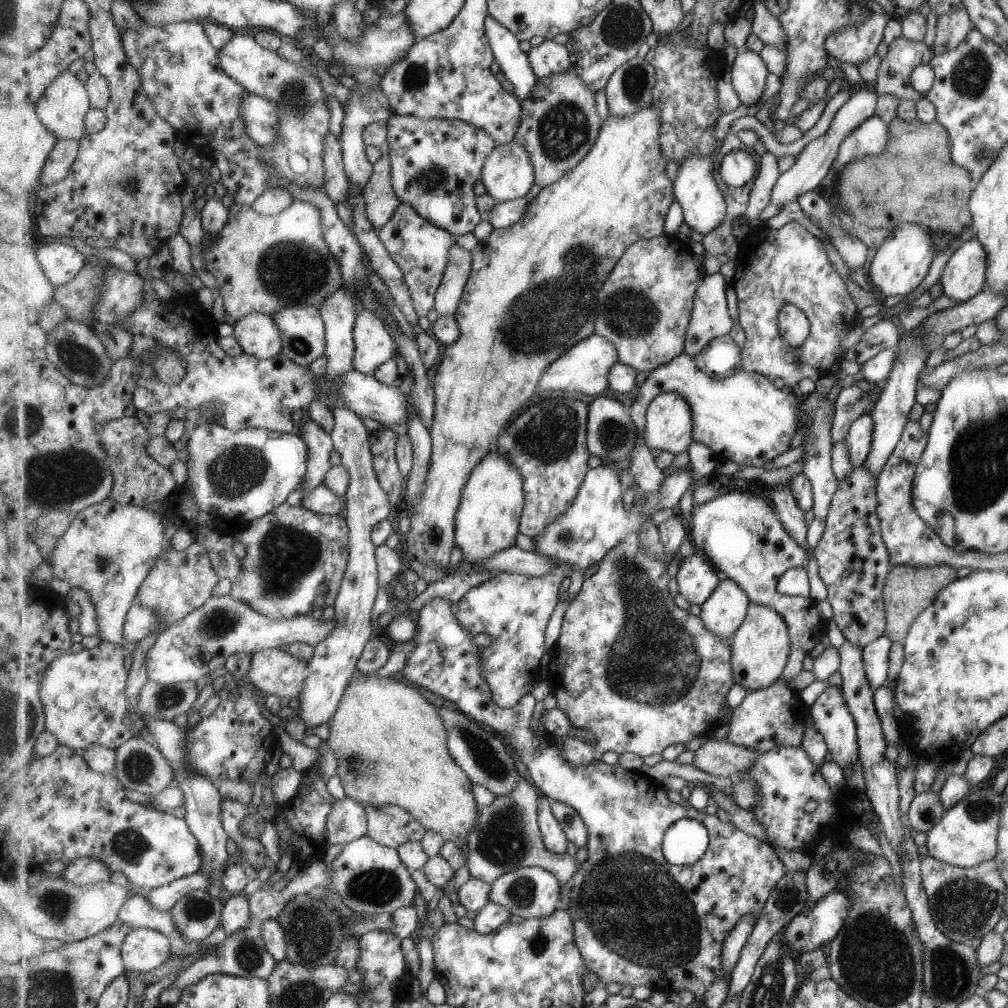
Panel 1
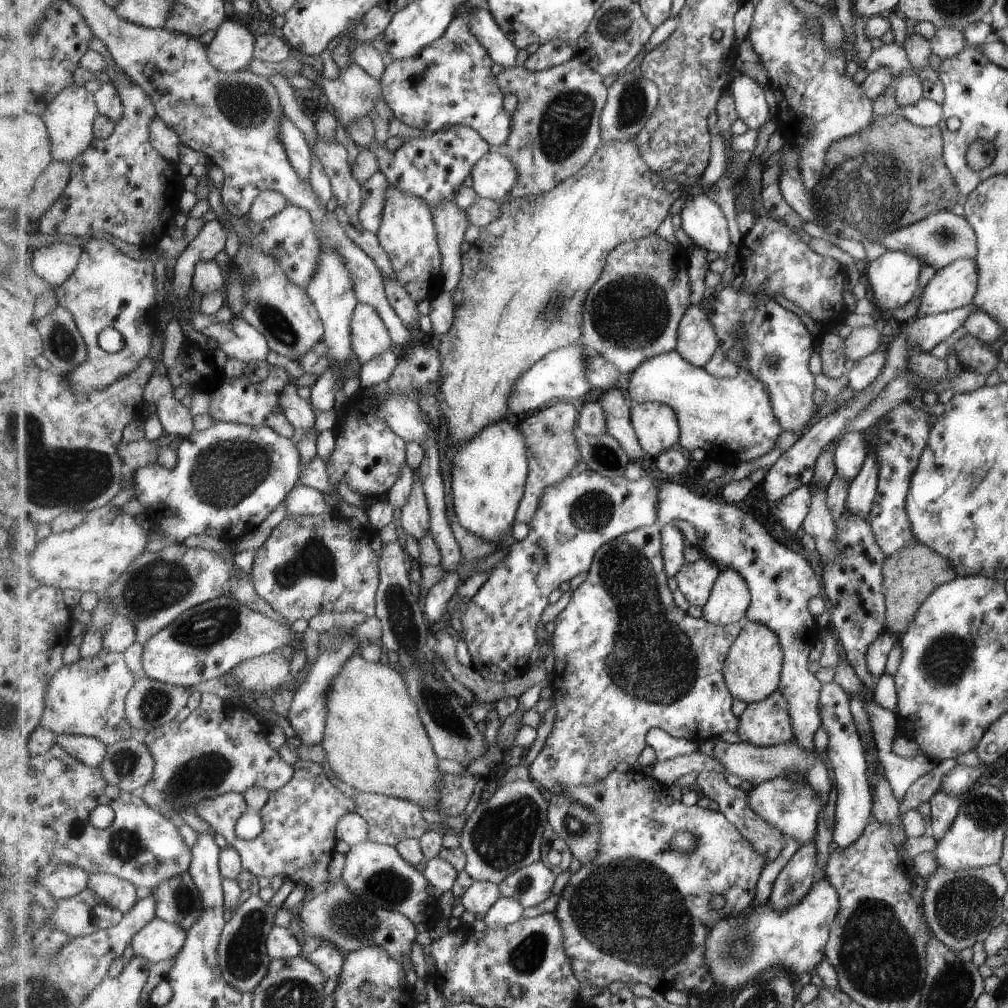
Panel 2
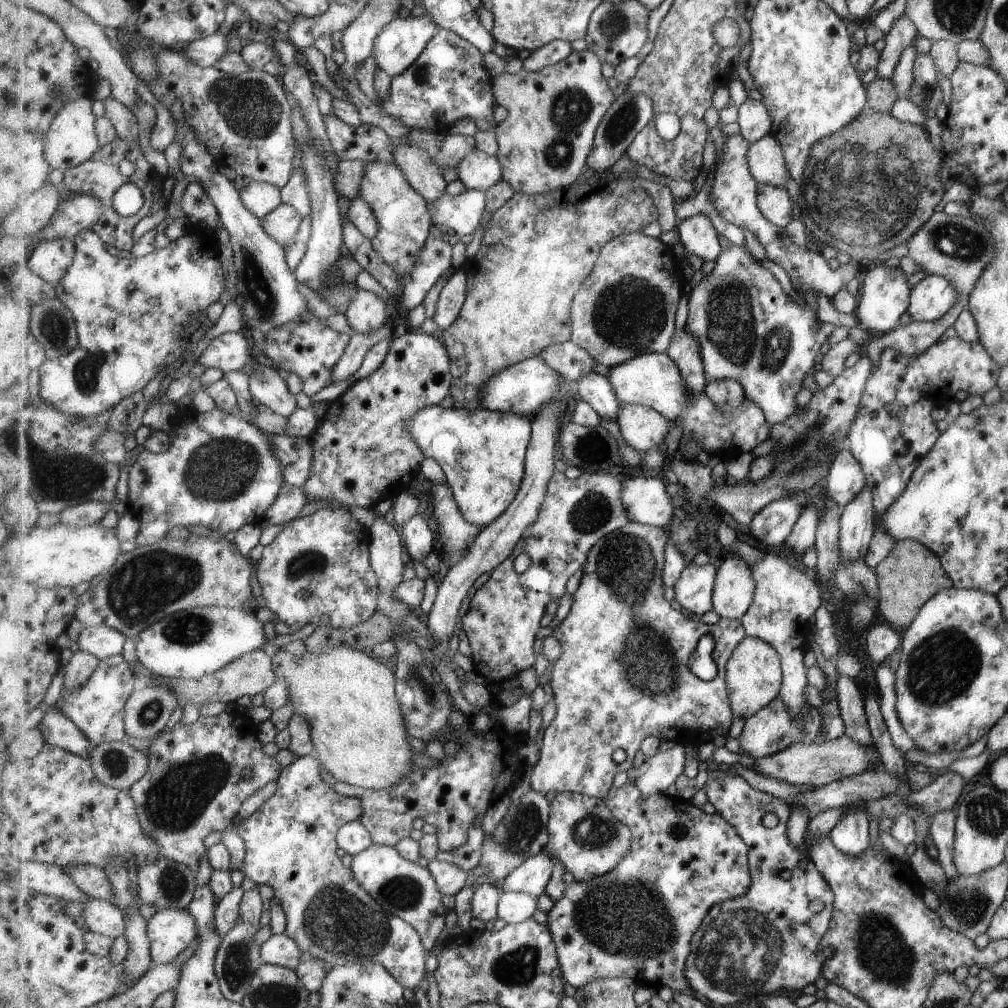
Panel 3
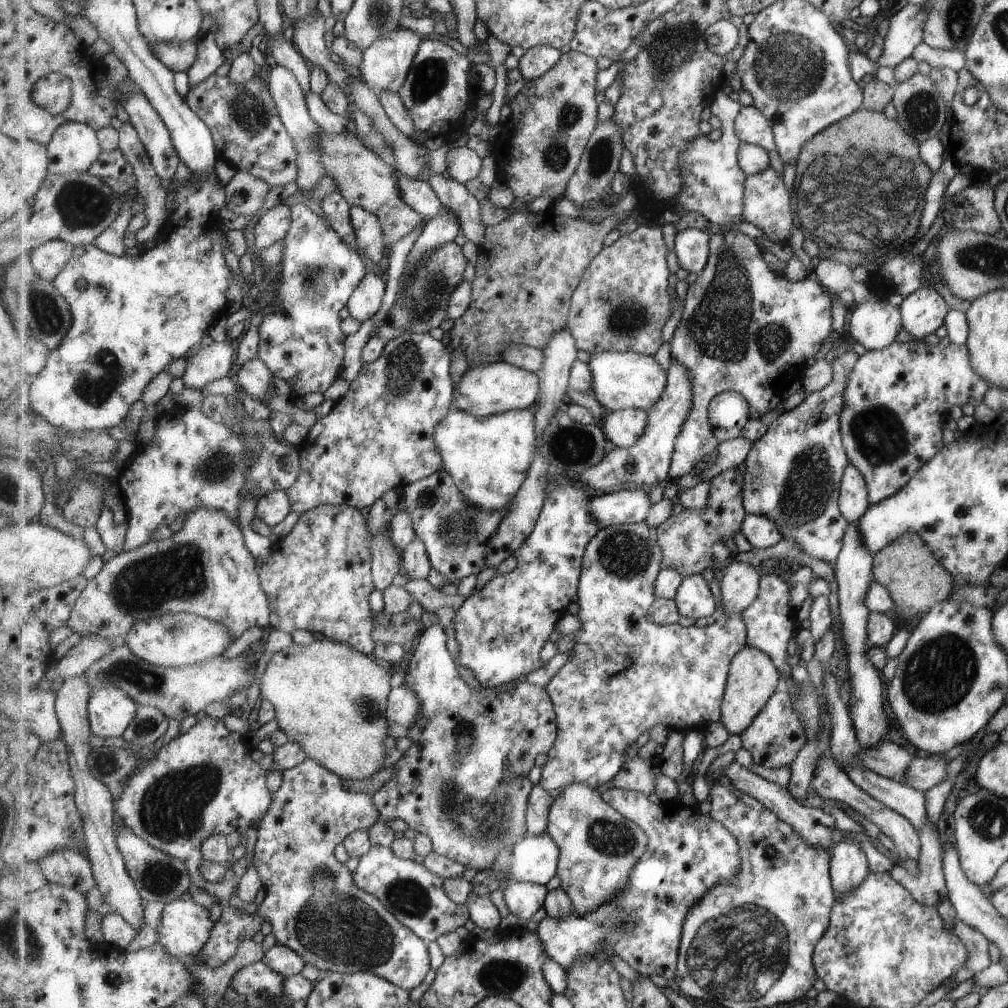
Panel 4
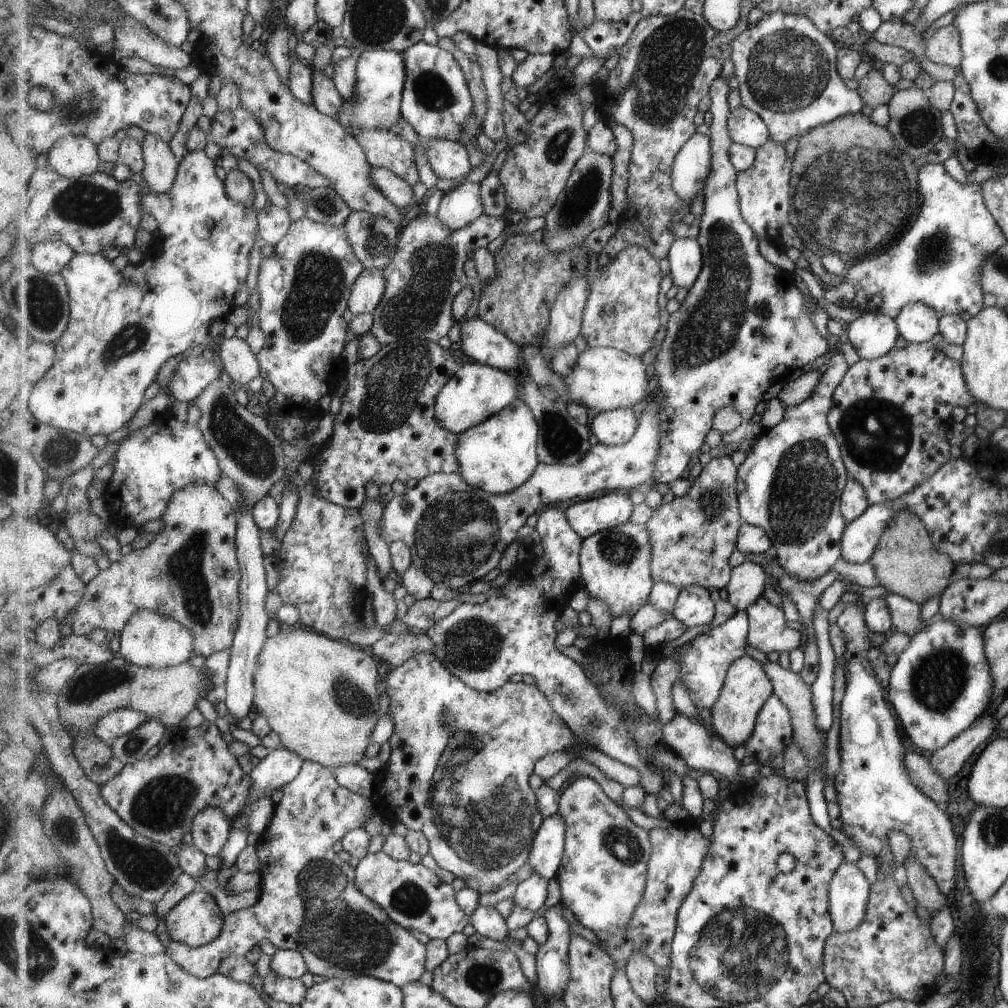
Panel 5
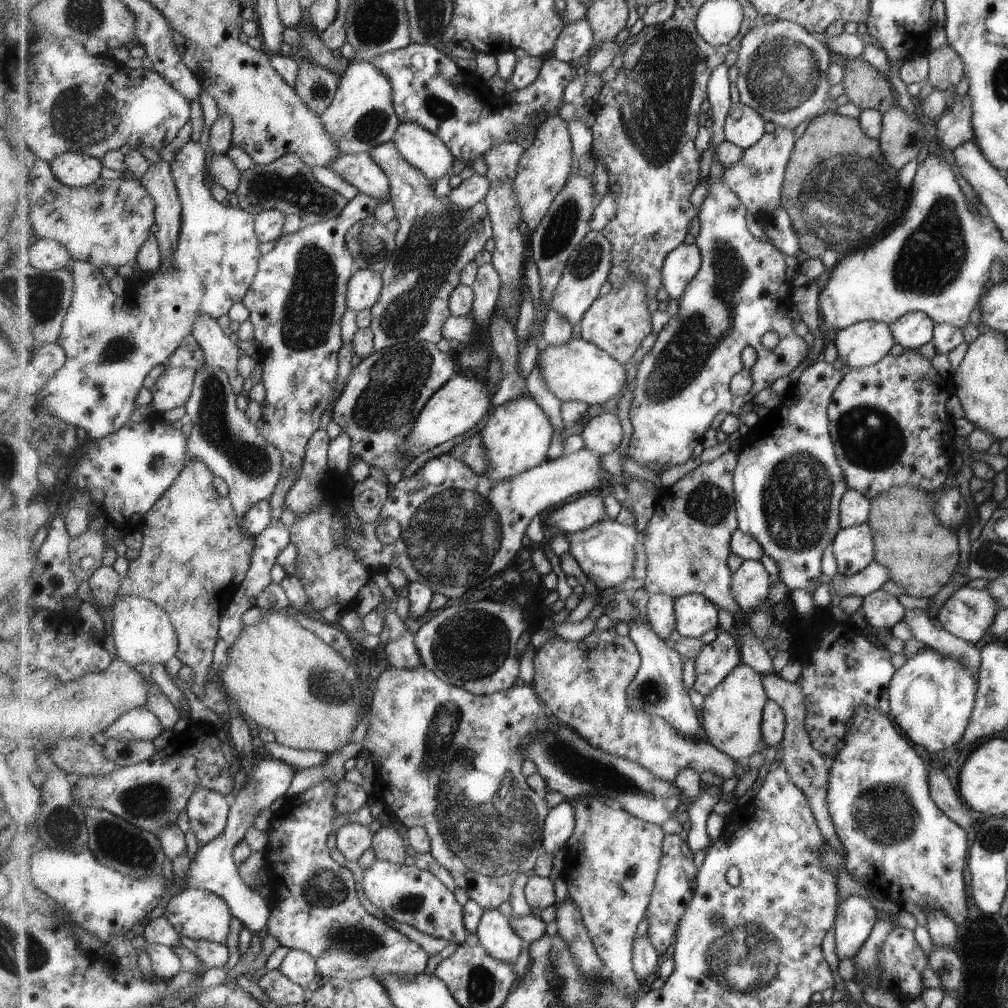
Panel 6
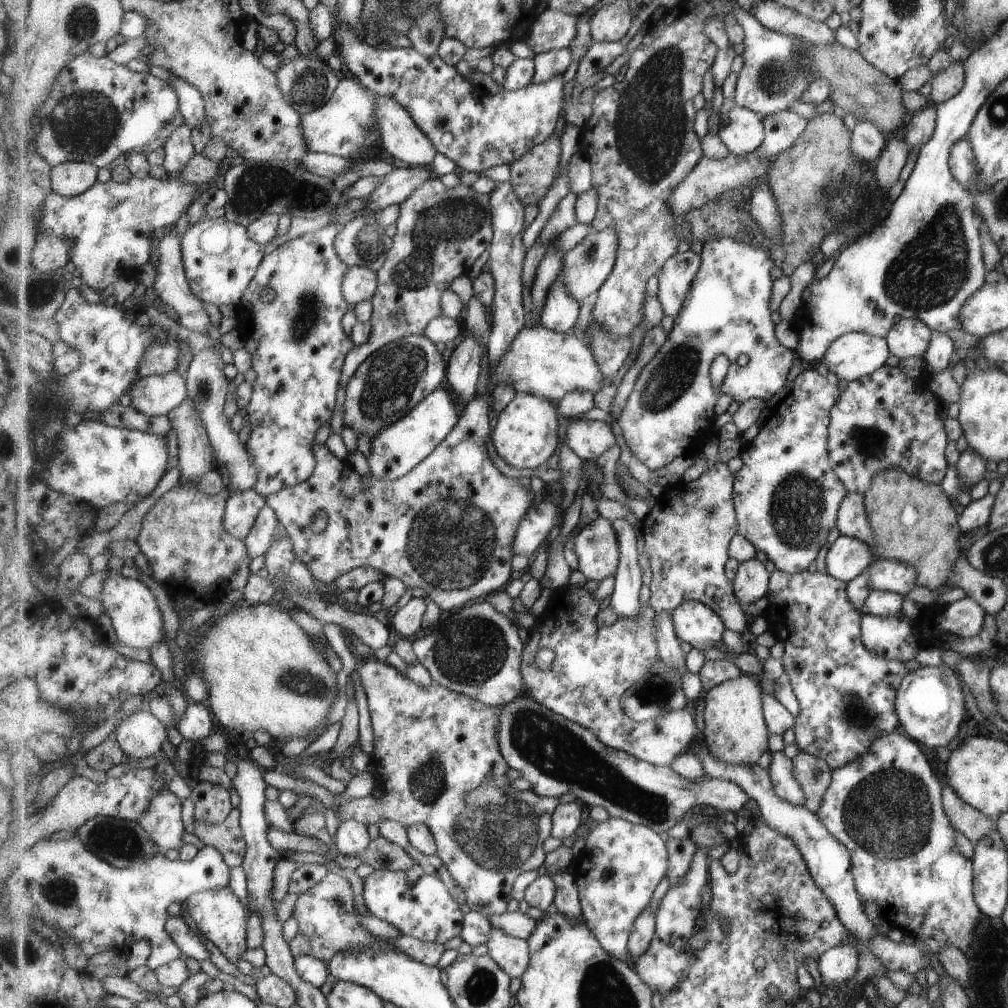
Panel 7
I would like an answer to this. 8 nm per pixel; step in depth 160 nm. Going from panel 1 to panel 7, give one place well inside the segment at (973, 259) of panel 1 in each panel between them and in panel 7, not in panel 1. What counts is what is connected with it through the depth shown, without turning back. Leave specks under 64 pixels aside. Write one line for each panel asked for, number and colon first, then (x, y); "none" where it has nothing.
2: (952, 287)
3: (932, 296)
4: (922, 312)
5: (916, 322)
6: (914, 329)
7: (909, 337)

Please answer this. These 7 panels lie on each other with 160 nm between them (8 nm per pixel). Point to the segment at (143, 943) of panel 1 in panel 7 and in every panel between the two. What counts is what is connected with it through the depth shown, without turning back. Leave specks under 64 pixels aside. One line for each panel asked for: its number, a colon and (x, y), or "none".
2: (159, 940)
3: (172, 930)
4: (186, 927)
5: (196, 921)
6: (195, 913)
7: (219, 915)

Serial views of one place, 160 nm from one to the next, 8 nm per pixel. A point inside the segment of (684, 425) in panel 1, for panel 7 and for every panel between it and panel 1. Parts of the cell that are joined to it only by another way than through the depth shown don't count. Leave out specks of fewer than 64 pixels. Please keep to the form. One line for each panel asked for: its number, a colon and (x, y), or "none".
2: (657, 426)
3: (643, 427)
4: (624, 427)
5: (617, 427)
6: (604, 434)
7: (589, 439)

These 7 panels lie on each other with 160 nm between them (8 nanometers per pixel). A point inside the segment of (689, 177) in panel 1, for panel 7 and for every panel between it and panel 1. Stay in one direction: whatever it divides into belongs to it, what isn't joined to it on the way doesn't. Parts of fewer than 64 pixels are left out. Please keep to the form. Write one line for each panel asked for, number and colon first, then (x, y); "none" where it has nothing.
2: (703, 220)
3: (700, 240)
4: (692, 246)
5: (686, 259)
6: (682, 266)
7: (676, 278)

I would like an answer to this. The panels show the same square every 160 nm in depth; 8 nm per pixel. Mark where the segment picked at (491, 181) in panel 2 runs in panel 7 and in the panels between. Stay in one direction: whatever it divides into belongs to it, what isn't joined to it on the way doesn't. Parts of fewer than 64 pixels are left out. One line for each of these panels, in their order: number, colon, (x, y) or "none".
3: (477, 170)
4: (463, 163)
5: (450, 159)
6: (426, 151)
7: (403, 138)

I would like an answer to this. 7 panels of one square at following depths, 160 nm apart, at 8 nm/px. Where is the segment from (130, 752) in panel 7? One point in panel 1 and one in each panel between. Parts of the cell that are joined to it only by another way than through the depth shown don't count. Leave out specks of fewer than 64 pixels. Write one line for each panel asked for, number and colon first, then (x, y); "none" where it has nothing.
1: (84, 694)
2: (88, 697)
3: (98, 708)
4: (111, 710)
5: (117, 723)
6: (139, 724)

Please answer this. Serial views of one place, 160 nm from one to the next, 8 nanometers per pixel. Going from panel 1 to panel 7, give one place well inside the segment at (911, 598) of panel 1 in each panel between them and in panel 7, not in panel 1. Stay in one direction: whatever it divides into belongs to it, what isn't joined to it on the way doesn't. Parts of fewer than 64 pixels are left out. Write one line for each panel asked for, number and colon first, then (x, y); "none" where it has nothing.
2: (910, 574)
3: (910, 574)
4: (915, 580)
5: (905, 562)
6: (919, 554)
7: (929, 545)

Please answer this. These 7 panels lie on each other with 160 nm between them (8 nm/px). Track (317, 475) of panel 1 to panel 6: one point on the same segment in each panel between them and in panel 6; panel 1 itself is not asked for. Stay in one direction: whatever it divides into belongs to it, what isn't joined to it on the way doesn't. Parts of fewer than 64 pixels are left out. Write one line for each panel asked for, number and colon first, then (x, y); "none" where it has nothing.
2: (299, 411)
3: (268, 385)
4: (254, 376)
5: (240, 364)
6: (220, 351)

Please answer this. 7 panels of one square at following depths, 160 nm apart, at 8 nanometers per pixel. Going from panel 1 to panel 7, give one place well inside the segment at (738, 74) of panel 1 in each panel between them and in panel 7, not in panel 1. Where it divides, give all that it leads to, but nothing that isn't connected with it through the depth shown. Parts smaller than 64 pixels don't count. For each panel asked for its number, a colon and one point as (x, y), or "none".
2: (752, 106)
3: (756, 121)
4: (752, 126)
5: (746, 127)
6: (744, 127)
7: (742, 129)

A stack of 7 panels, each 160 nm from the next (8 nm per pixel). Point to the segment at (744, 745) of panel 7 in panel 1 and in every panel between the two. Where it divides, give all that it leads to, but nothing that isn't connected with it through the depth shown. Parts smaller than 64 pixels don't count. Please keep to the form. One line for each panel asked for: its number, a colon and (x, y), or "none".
1: (761, 648)
2: (753, 670)
3: (755, 673)
4: (754, 678)
5: (747, 688)
6: (733, 715)

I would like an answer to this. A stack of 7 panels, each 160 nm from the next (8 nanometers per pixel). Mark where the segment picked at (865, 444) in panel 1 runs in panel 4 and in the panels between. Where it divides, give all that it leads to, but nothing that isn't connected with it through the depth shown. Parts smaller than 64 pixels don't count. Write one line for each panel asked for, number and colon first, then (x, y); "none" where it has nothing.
2: (848, 456)
3: (845, 478)
4: (853, 495)

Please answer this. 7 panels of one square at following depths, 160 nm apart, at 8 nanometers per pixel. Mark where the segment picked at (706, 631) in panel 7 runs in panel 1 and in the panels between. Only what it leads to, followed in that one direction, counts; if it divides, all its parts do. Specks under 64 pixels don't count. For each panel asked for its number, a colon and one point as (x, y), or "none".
1: (697, 578)
2: (695, 581)
3: (694, 591)
4: (694, 599)
5: (695, 607)
6: (695, 615)

